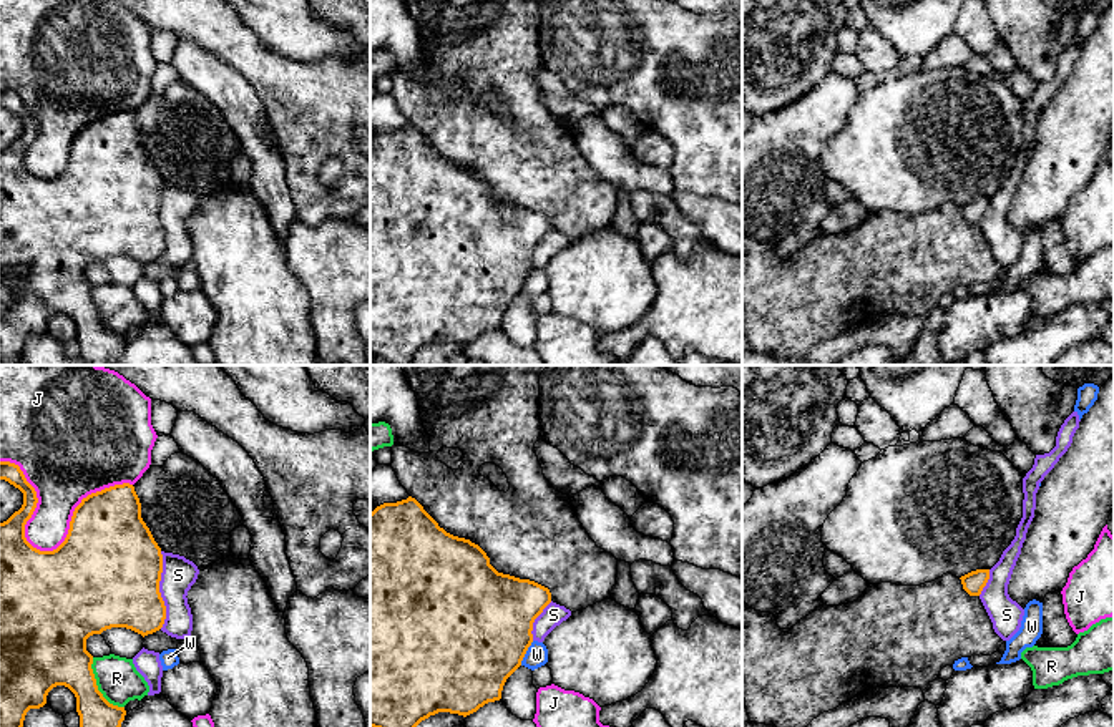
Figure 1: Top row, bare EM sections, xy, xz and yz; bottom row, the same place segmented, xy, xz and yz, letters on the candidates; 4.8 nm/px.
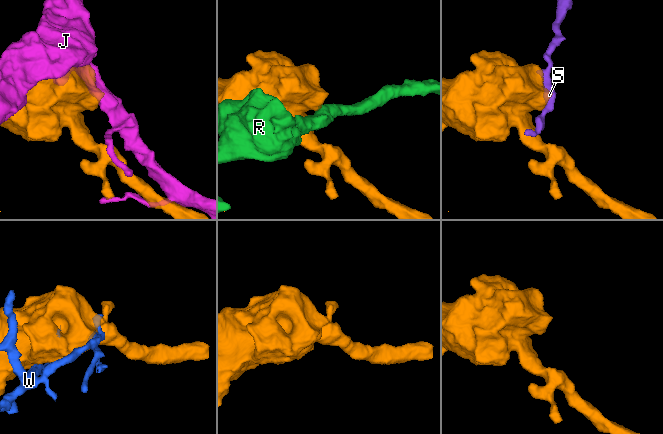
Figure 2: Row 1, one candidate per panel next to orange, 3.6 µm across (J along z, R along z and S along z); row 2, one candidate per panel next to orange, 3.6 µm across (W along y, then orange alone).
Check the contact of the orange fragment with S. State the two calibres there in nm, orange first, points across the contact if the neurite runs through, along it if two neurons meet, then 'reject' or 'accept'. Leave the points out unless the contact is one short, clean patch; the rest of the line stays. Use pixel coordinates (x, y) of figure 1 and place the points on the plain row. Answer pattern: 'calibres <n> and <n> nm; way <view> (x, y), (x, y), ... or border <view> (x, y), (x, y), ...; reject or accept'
calibres 500 and 160 nm; accept

